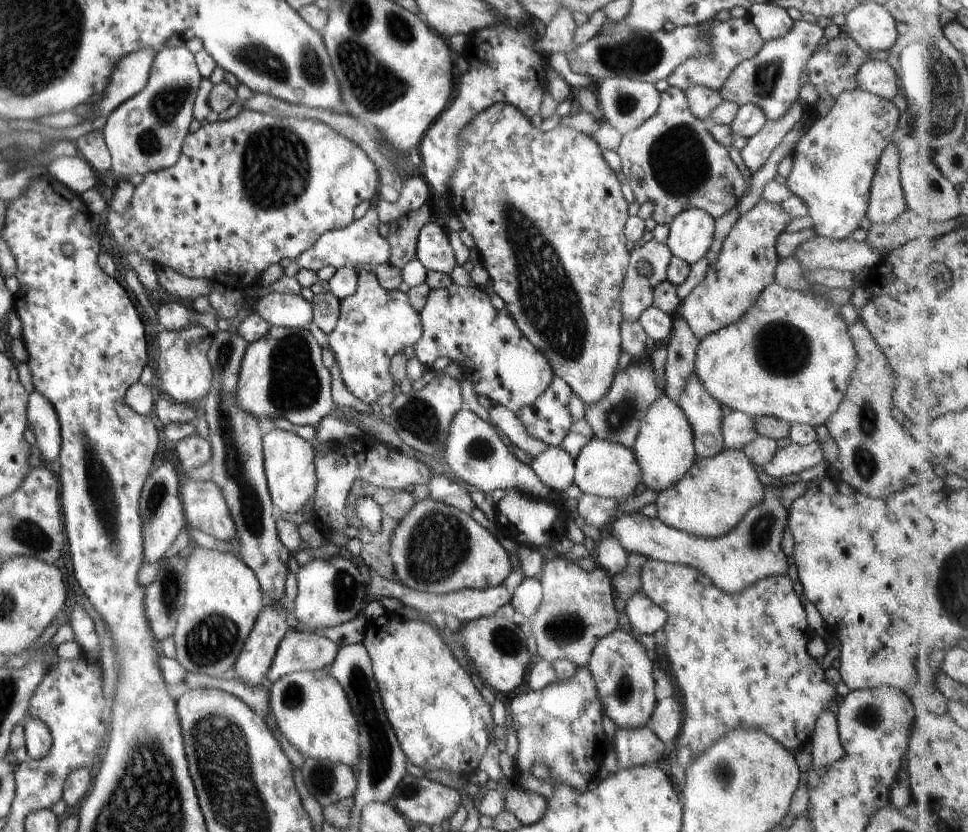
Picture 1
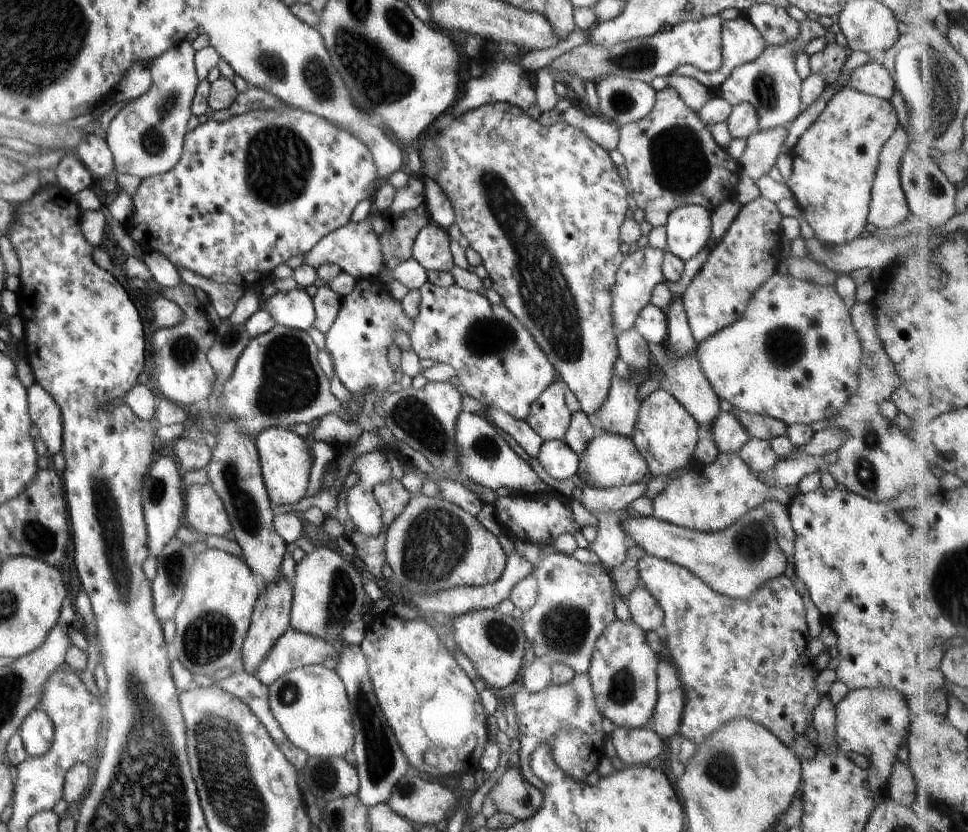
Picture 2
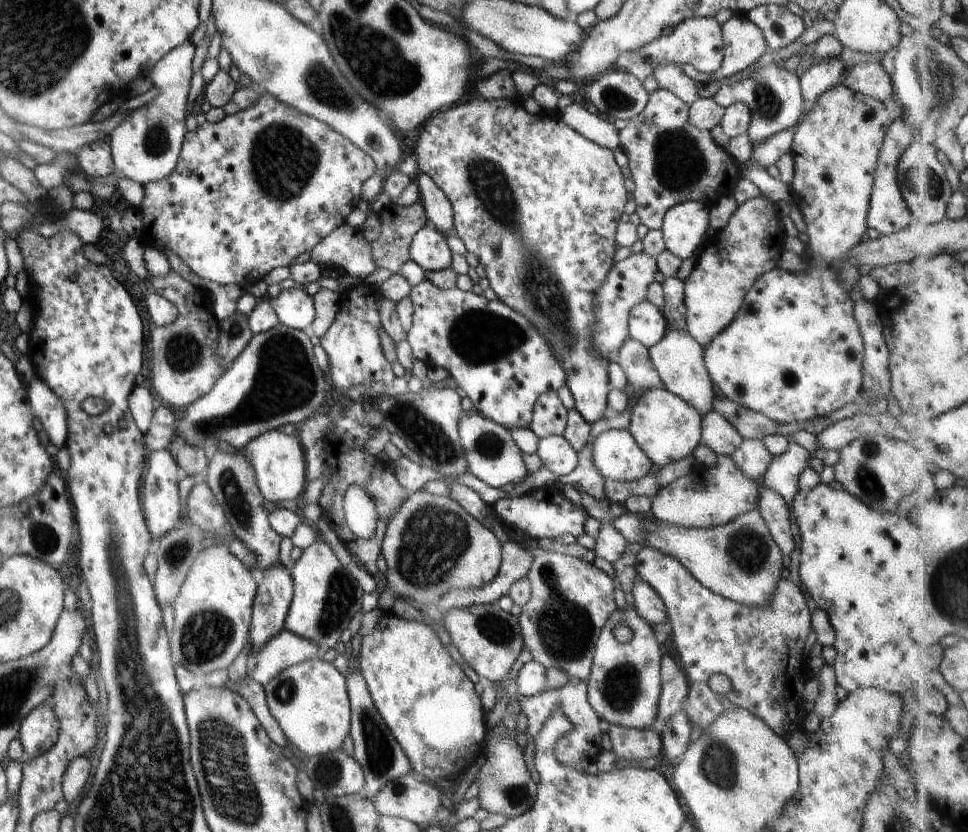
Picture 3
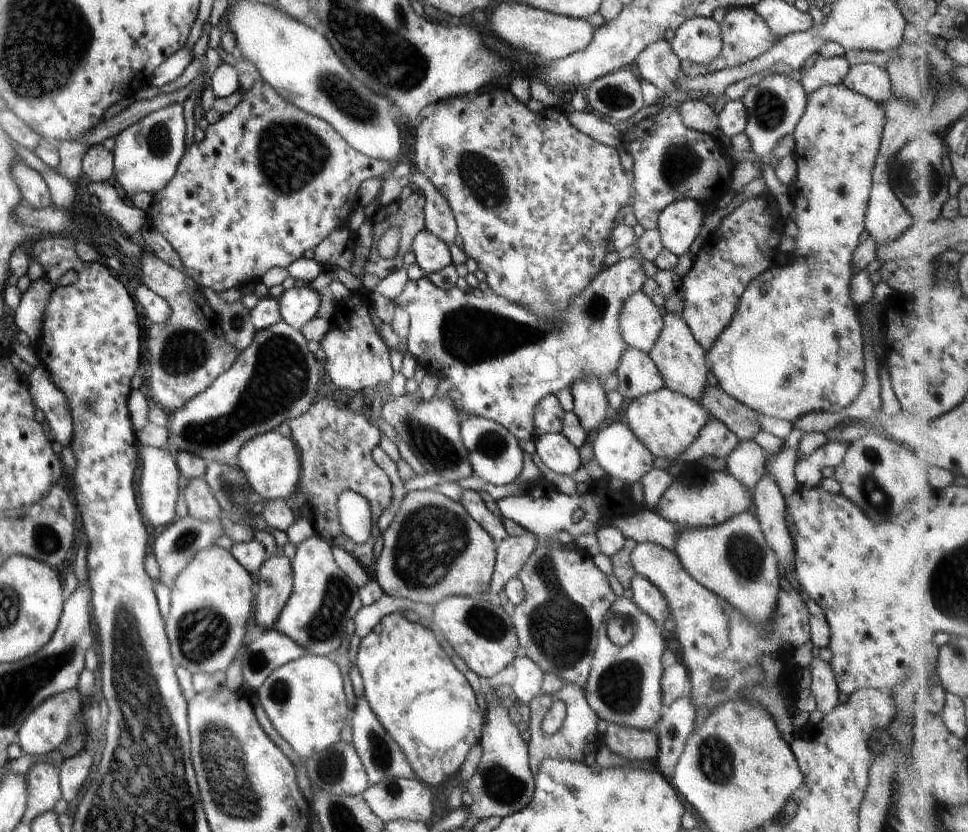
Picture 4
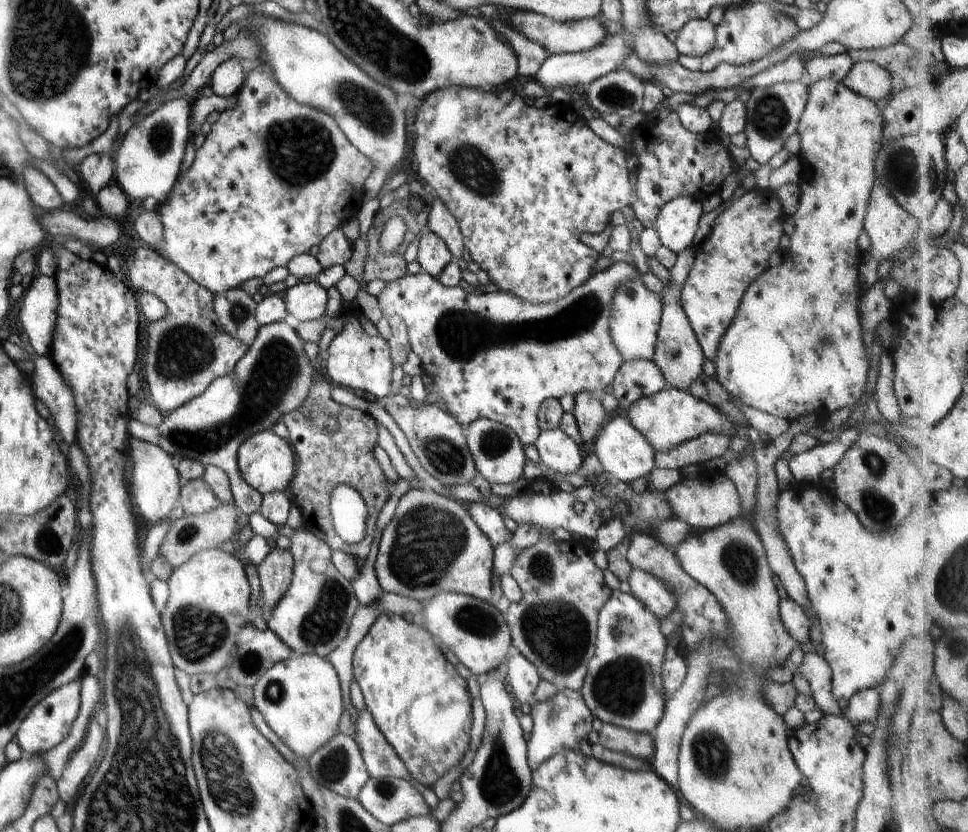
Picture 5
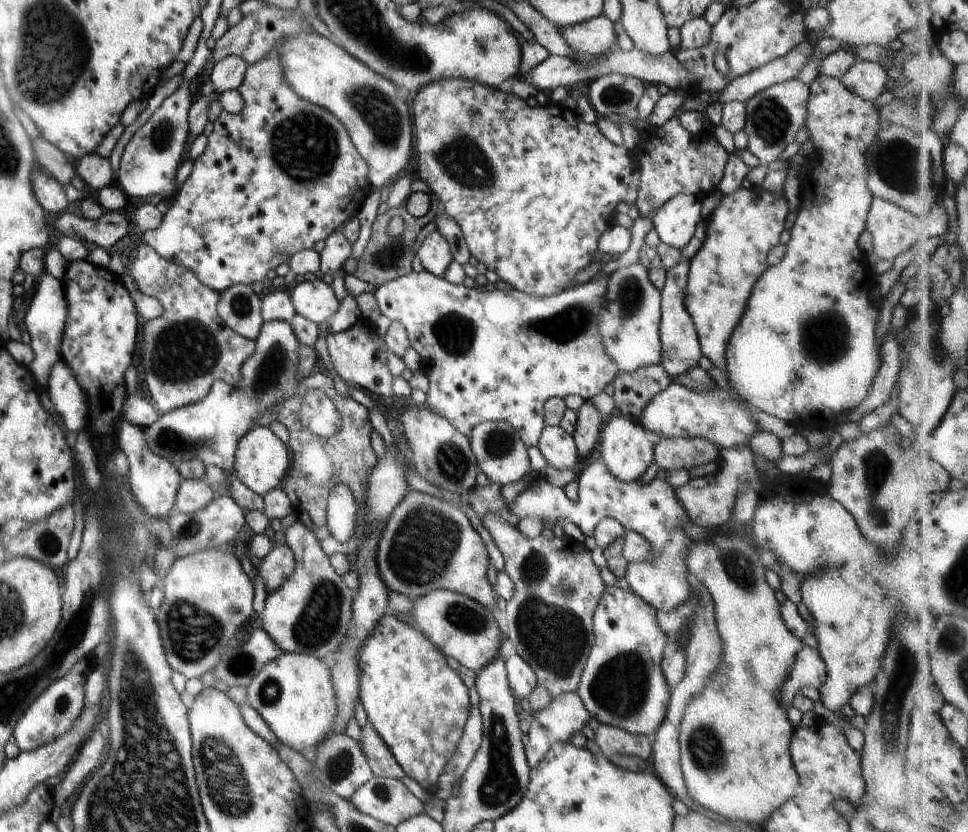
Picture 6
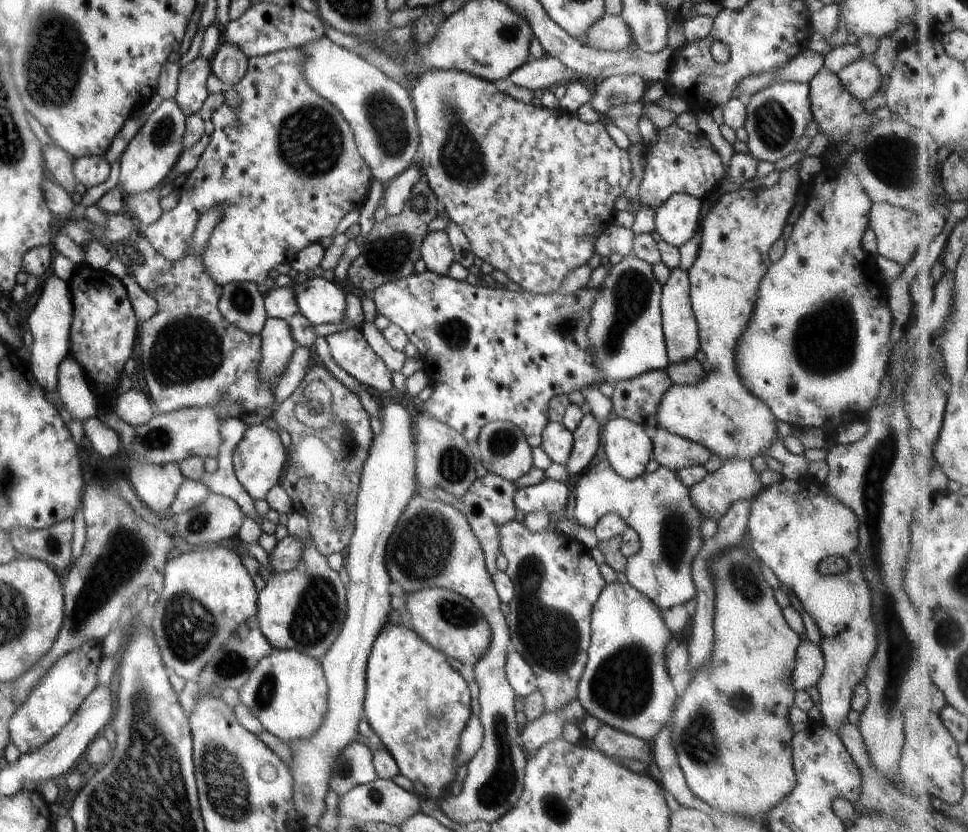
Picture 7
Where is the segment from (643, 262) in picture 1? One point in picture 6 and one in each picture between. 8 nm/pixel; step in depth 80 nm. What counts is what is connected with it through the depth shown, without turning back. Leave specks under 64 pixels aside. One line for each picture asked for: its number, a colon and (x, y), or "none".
2: (640, 272)
3: (626, 285)
4: (502, 359)
5: (490, 355)
6: (490, 355)

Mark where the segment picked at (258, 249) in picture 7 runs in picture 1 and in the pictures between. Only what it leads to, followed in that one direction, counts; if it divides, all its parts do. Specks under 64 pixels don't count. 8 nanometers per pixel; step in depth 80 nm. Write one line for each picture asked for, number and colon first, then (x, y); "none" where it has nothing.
1: (245, 193)
2: (249, 193)
3: (253, 191)
4: (268, 182)
5: (252, 200)
6: (282, 174)

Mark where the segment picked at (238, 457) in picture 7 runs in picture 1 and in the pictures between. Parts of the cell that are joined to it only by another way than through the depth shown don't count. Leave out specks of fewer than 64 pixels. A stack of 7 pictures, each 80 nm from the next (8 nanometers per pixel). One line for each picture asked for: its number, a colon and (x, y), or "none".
1: (289, 460)
2: (285, 462)
3: (278, 459)
4: (272, 463)
5: (266, 462)
6: (261, 462)

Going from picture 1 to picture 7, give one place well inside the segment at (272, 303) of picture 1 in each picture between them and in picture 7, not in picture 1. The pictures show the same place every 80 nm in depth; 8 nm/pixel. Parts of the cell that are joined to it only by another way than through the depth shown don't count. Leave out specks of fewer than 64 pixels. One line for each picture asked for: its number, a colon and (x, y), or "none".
2: (294, 309)
3: (294, 307)
4: (298, 305)
5: (307, 301)
6: (313, 299)
7: (321, 301)

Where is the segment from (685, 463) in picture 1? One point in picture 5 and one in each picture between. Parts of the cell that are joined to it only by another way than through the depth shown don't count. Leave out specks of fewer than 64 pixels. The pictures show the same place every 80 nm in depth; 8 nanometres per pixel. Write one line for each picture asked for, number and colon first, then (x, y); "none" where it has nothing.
2: (665, 434)
3: (664, 426)
4: (666, 422)
5: (669, 418)

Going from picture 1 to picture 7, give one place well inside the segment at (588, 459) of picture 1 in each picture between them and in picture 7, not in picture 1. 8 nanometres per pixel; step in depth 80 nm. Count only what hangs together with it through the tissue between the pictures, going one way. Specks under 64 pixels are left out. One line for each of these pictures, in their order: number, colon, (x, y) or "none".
2: (609, 461)
3: (617, 456)
4: (620, 454)
5: (624, 453)
6: (624, 447)
7: (628, 449)

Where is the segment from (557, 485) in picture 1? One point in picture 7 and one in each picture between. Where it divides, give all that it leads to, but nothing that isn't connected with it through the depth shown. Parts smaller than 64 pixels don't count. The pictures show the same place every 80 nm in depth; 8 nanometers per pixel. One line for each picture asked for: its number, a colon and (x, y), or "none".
2: (558, 460)
3: (557, 455)
4: (555, 450)
5: (556, 450)
6: (555, 444)
7: (557, 441)

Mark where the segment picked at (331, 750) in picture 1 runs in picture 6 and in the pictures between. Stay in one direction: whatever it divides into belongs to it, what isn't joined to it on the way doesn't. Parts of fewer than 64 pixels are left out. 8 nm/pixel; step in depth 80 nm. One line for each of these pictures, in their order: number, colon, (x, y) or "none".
2: (310, 704)
3: (310, 702)
4: (305, 700)
5: (300, 698)
6: (294, 695)

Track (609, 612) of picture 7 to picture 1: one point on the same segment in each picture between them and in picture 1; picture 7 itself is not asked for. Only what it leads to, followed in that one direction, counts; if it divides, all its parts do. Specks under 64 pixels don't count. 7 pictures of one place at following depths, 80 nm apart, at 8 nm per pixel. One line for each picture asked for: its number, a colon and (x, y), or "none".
1: (622, 673)
2: (622, 671)
3: (624, 687)
4: (624, 687)
5: (623, 687)
6: (622, 685)

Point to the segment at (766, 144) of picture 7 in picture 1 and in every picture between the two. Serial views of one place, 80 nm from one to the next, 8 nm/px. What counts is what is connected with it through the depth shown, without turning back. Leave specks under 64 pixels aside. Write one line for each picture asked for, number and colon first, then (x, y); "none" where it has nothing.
1: (771, 80)
2: (771, 84)
3: (773, 94)
4: (774, 106)
5: (773, 114)
6: (774, 116)

